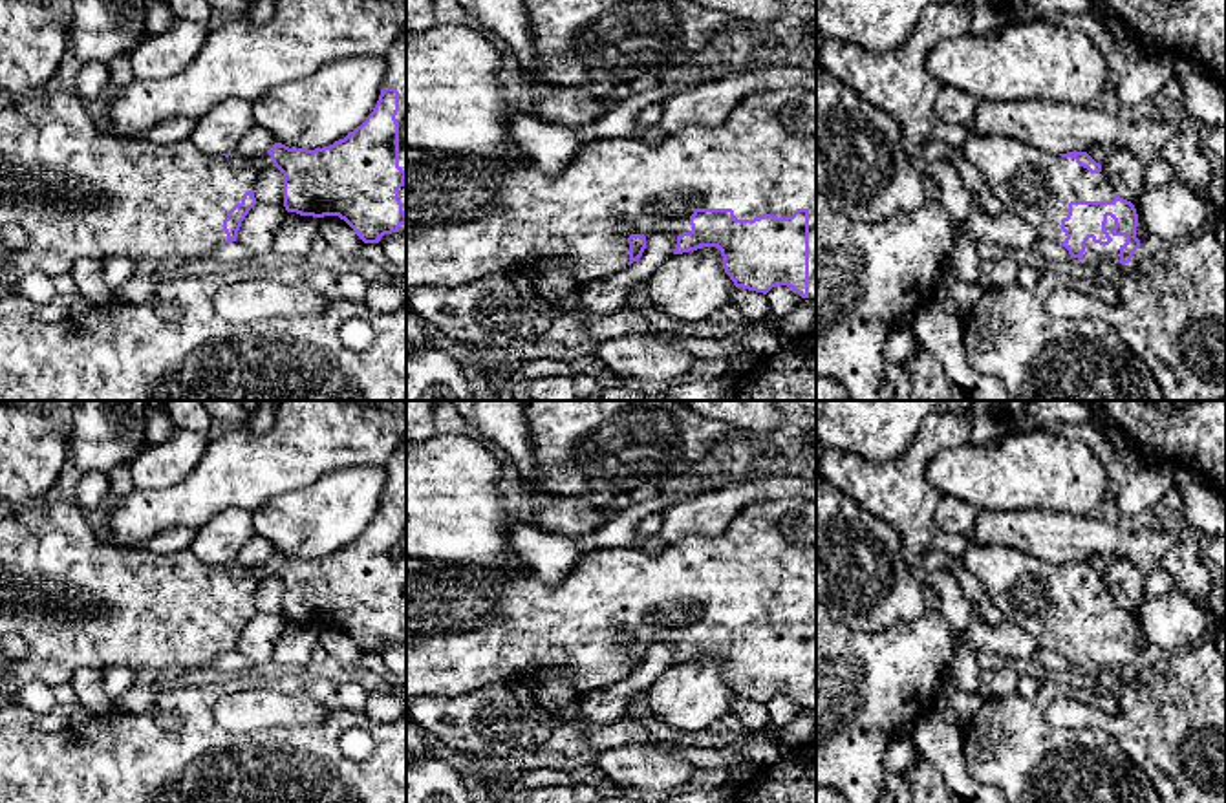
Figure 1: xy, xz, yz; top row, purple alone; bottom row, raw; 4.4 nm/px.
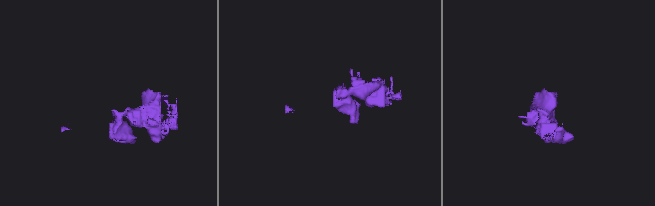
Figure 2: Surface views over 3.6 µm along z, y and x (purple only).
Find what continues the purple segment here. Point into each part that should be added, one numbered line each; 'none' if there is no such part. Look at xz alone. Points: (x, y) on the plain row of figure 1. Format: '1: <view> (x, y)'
1: xz (467, 626)

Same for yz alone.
1: yz (1093, 661)

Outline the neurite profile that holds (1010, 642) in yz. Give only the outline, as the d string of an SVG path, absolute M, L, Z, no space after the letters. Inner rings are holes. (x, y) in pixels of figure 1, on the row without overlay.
M972 613L972 644L975 649L986 648L990 653L1006 660L1032 660L1041 644L1025 629L1012 622L984 627Z

